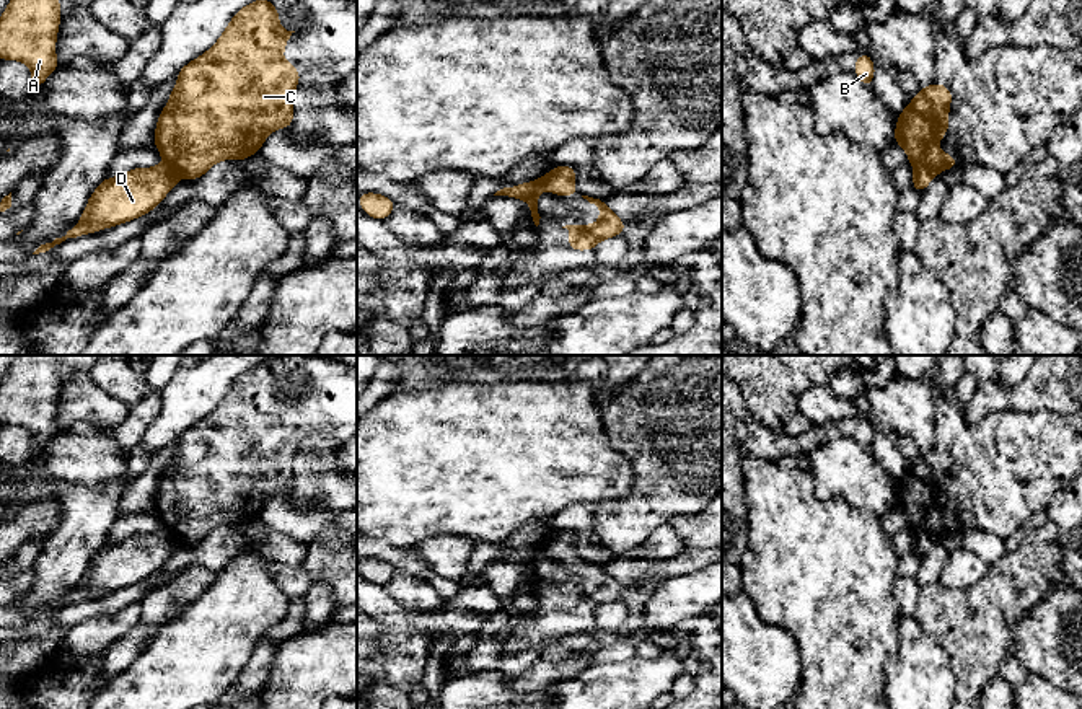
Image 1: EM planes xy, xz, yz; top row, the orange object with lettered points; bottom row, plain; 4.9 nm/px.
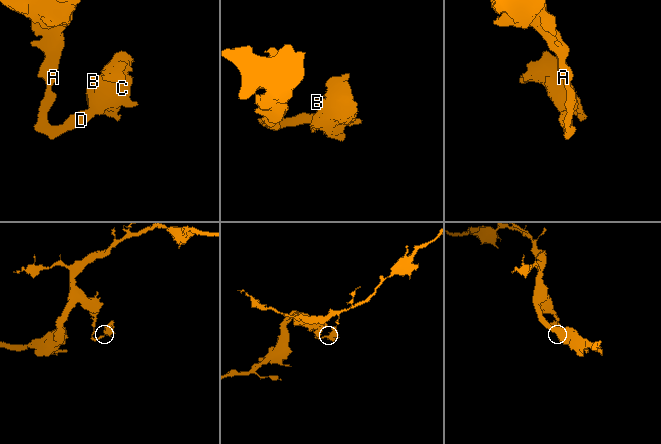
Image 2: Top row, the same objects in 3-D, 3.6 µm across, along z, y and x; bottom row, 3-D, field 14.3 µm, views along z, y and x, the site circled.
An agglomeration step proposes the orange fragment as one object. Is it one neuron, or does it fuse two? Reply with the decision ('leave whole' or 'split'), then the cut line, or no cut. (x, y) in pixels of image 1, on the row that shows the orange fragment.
split | yz (914, 167), (924, 167), (936, 175)

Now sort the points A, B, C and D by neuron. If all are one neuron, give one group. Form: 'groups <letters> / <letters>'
groups A D / B C

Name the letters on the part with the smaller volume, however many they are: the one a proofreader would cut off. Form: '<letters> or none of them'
B, C

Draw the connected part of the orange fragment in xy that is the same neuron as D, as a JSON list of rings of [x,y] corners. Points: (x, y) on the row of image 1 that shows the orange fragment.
[[[168,165],[135,168],[117,178],[106,178],[90,196],[78,225],[65,236],[41,244],[33,254],[46,253],[67,238],[96,233],[139,218],[155,209],[176,186],[178,176]]]

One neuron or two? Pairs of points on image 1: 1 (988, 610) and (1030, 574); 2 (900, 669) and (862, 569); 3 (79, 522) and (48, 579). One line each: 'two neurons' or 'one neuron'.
1: one neuron
2: two neurons
3: one neuron

